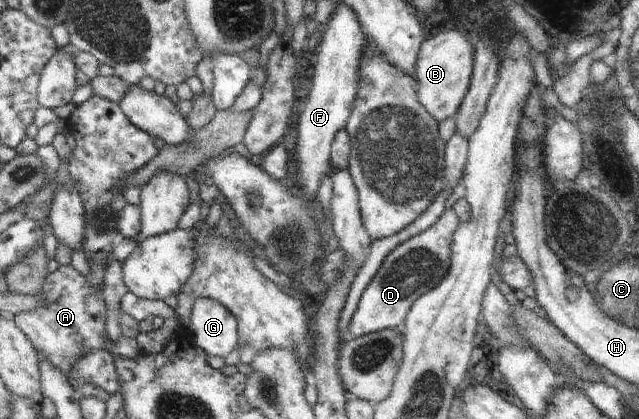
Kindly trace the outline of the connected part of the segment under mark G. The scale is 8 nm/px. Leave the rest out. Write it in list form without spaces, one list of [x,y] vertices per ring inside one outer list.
[[[197,299],[187,320],[192,341],[210,356],[225,358],[239,344],[236,317],[216,299]]]

